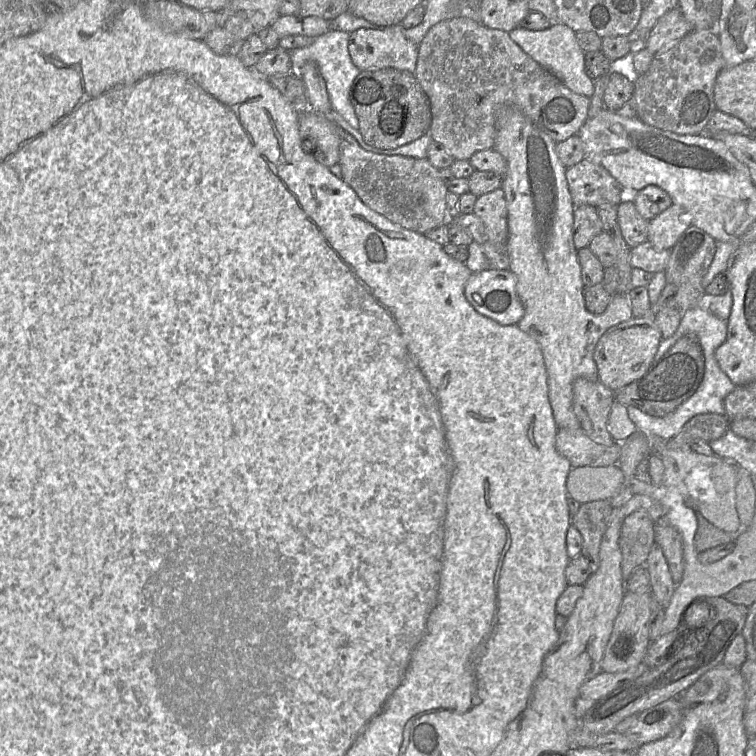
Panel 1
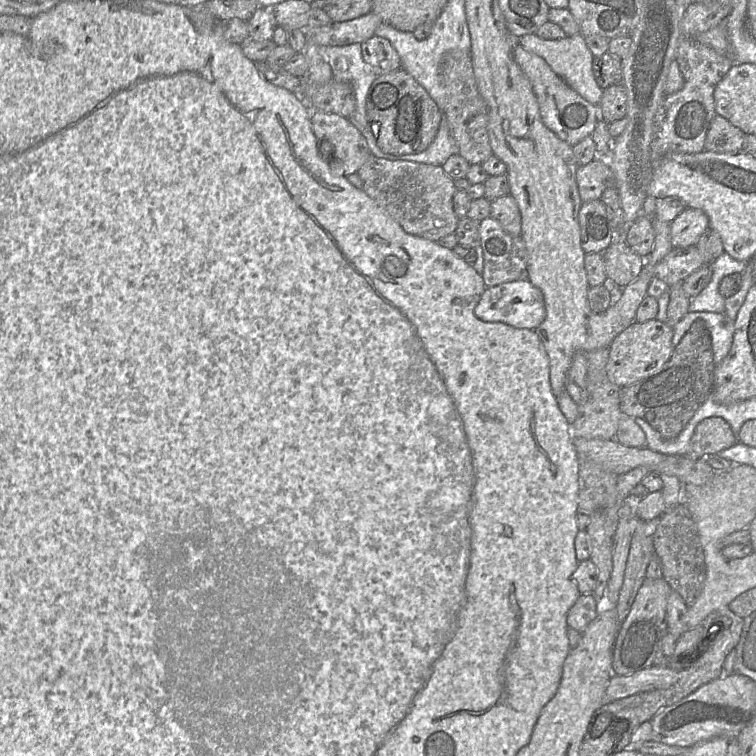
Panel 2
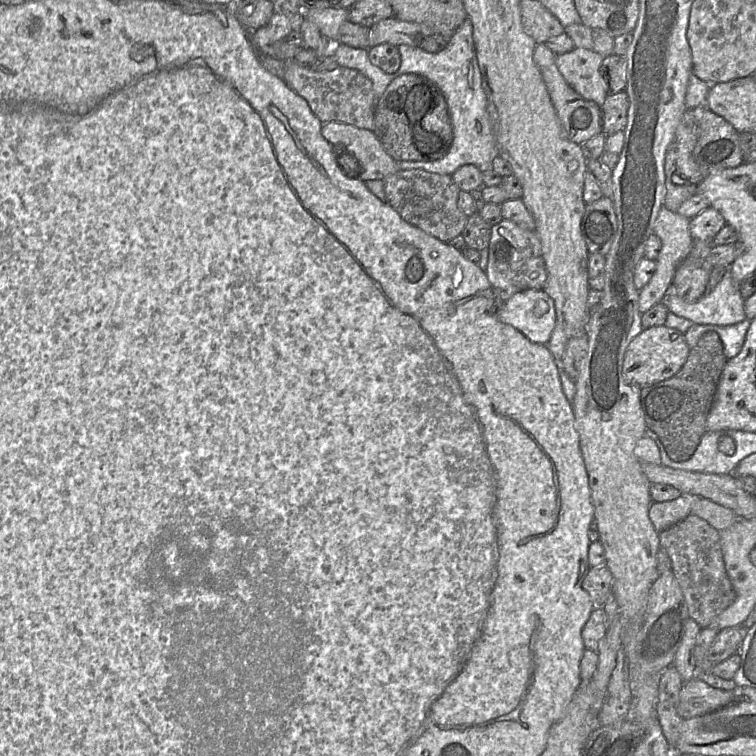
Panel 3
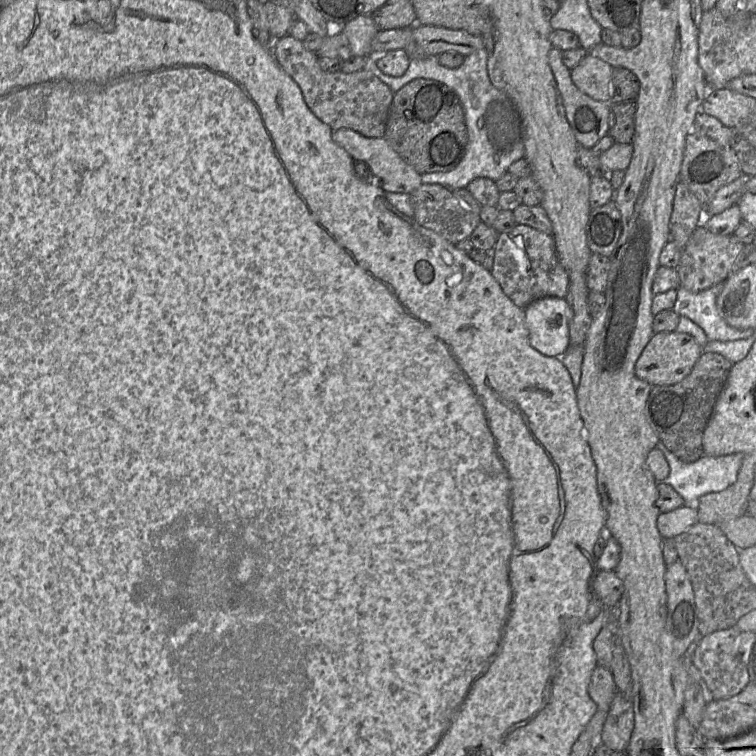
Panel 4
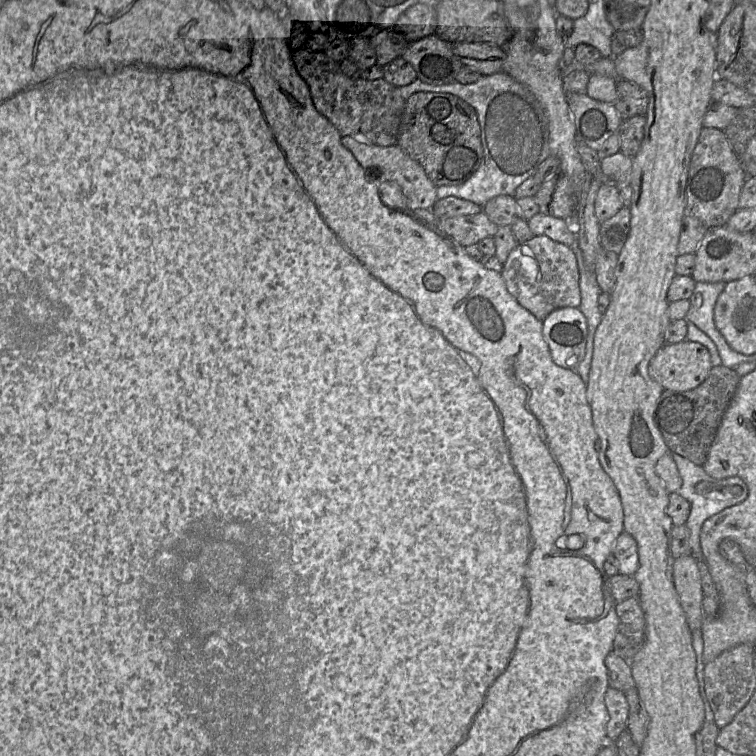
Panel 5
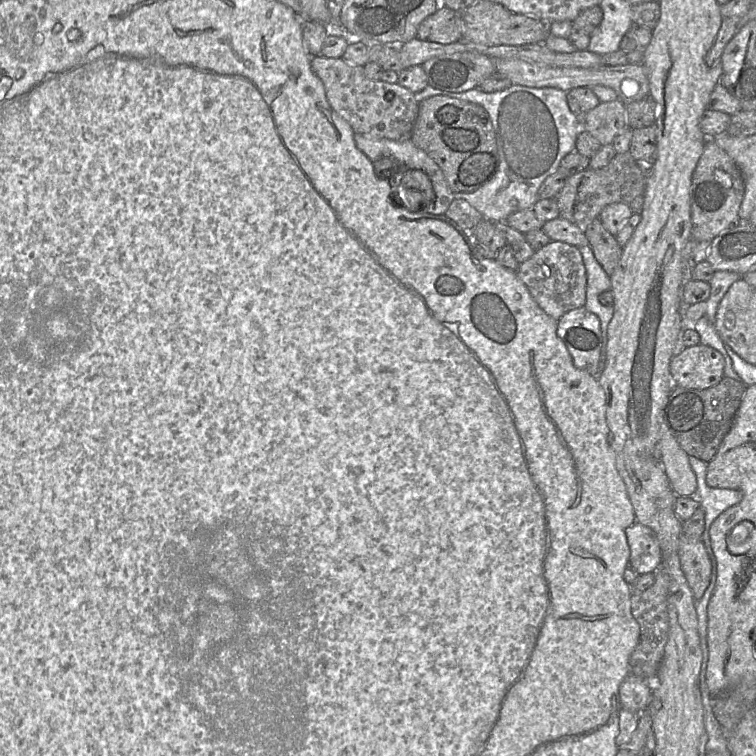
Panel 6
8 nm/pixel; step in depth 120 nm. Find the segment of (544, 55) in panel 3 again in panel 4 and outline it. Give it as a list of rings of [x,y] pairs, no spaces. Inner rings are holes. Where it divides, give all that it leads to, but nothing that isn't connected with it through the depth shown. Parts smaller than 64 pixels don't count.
[[[551,48],[548,54],[549,65],[553,72],[557,89],[561,95],[567,120],[574,133],[579,146],[591,149],[599,140],[607,136],[610,128],[610,103],[603,103],[594,100],[590,96],[582,93],[574,84],[570,76],[570,70],[562,60],[562,51],[557,48]]]

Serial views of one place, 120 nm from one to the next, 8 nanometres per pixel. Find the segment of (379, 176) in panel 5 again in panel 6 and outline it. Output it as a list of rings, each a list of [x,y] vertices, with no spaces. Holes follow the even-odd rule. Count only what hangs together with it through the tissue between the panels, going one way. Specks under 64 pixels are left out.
[[[355,133],[354,141],[357,148],[373,163],[381,158],[387,158],[394,164],[391,171],[387,172],[386,175],[388,175],[388,180],[392,186],[393,200],[400,207],[410,212],[426,208],[426,211],[433,215],[445,215],[451,202],[456,199],[437,163],[423,150],[416,147],[410,139],[394,141]],[[432,194],[434,194],[434,201],[431,206],[418,207],[415,205],[418,196],[428,197]]]

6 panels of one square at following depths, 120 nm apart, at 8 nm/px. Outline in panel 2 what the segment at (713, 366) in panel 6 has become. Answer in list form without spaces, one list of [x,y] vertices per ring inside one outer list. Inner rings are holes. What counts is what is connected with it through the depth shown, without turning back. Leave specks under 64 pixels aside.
[[[658,319],[632,323],[609,345],[609,359],[606,366],[609,380],[619,387],[624,387],[657,373],[671,357],[674,349],[672,337],[672,327]]]

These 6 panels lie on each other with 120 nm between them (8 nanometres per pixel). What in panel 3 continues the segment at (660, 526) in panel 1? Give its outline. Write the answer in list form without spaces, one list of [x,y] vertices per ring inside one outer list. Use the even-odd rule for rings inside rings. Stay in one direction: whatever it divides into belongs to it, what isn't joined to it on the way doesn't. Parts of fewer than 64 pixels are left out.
[[[691,513],[660,532],[659,543],[671,559],[671,571],[679,582],[690,617],[701,629],[710,627],[736,598],[725,570],[719,531]]]

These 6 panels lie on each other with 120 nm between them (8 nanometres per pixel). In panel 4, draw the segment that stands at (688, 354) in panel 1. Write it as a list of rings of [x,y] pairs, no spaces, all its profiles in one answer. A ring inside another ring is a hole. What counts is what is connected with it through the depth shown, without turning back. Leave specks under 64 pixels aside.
[[[702,352],[691,372],[672,385],[654,385],[646,403],[646,417],[662,444],[680,461],[692,463],[703,453],[703,434],[732,363],[715,352]]]

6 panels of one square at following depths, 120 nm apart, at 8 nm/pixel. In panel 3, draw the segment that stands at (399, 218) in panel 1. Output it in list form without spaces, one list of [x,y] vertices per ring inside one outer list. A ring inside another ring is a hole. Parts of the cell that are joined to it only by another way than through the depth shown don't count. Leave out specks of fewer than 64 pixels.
[[[401,169],[385,177],[383,183],[385,202],[409,224],[446,243],[462,234],[468,217],[458,208],[459,188],[449,175]]]

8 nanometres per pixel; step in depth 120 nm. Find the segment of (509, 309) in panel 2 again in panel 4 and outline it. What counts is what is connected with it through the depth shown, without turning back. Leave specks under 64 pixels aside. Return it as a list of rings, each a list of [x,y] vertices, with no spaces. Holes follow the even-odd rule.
[[[545,297],[525,309],[530,344],[541,354],[561,358],[570,346],[572,309],[565,298]]]

